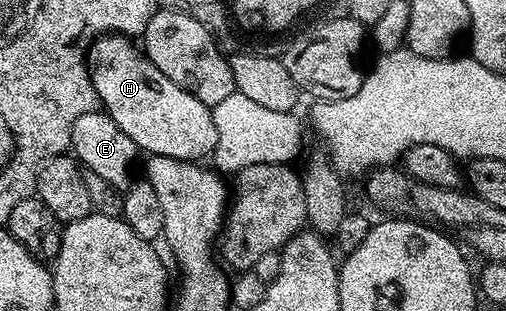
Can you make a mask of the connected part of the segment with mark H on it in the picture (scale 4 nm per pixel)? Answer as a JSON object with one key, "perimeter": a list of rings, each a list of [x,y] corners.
{"perimeter":[[[99,36],[88,49],[88,64],[101,107],[143,153],[191,162],[213,153],[217,134],[211,109],[176,82],[164,78],[131,37]]]}

